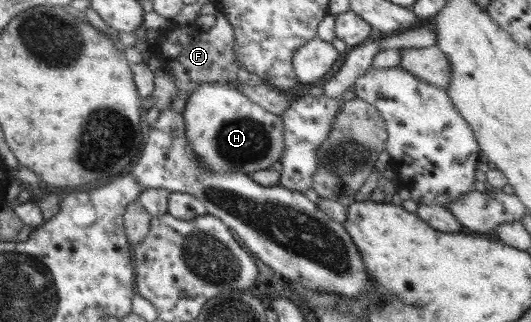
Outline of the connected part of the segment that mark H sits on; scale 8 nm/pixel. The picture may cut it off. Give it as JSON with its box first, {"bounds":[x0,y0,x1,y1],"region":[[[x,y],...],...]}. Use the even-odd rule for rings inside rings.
{"bounds":[183,83,284,175],"region":[[[200,83],[188,97],[183,119],[185,133],[195,157],[216,174],[243,172],[247,175],[270,169],[284,150],[281,115],[268,112],[228,83]]]}

